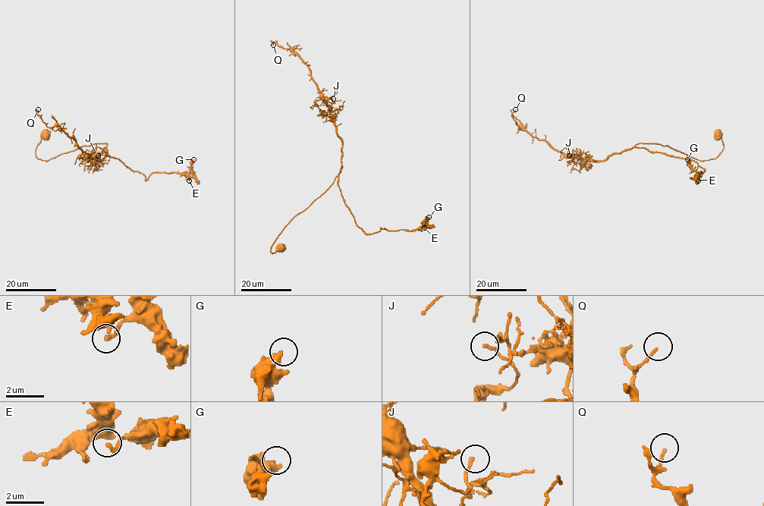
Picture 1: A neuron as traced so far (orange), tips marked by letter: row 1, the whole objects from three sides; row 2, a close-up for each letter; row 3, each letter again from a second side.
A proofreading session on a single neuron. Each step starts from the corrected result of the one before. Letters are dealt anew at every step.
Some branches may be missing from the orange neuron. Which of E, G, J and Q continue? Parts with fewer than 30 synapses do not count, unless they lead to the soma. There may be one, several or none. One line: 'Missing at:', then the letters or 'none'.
Missing at: none

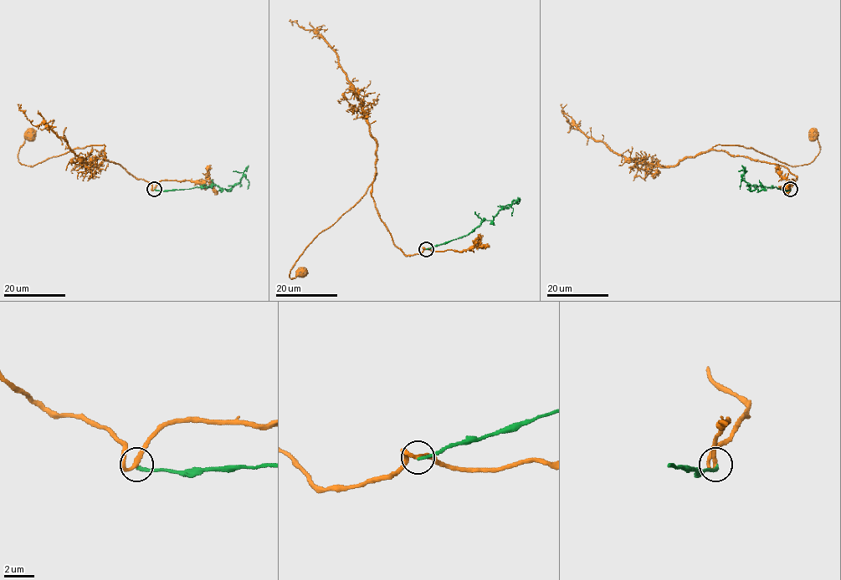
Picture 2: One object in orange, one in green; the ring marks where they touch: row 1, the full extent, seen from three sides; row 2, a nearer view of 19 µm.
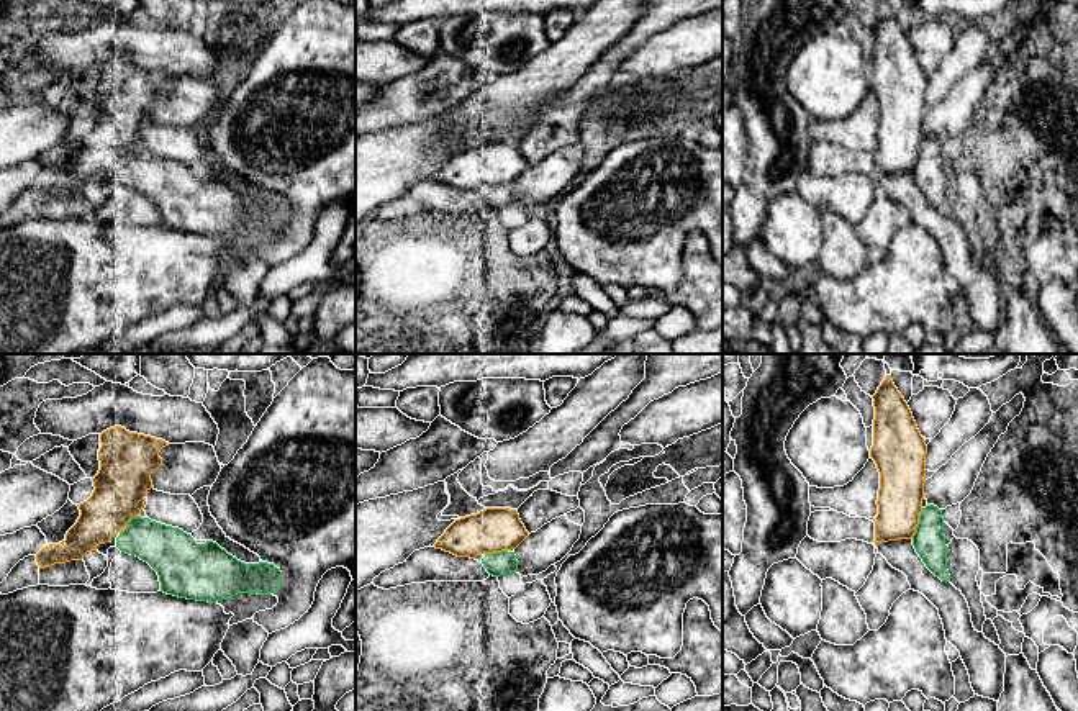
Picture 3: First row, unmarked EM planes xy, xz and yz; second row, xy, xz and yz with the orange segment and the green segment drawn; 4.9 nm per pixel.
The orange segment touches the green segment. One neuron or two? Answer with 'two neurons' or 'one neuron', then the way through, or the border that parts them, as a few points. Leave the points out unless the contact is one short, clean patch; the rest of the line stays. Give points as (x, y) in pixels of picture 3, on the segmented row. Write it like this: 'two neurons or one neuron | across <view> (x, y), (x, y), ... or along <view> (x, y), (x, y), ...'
two neurons

